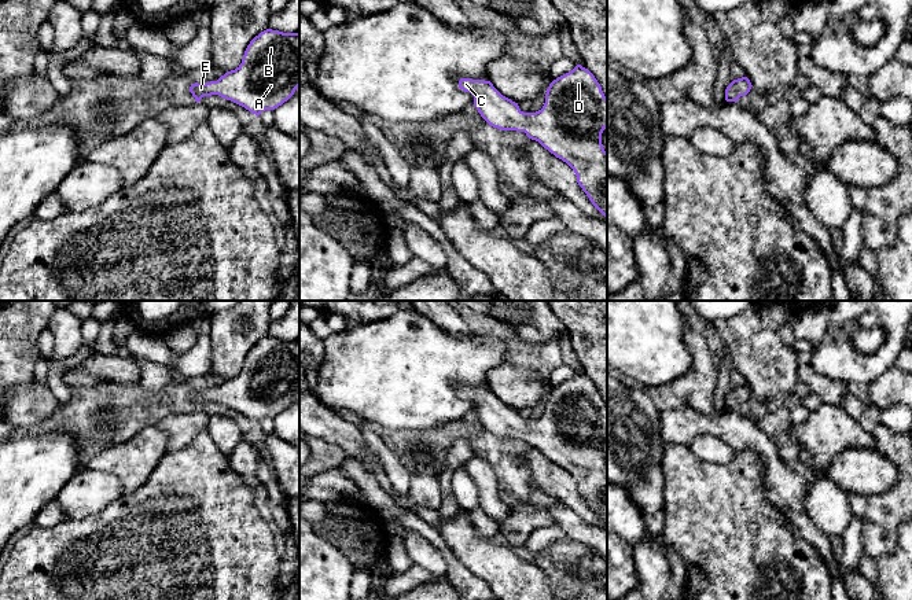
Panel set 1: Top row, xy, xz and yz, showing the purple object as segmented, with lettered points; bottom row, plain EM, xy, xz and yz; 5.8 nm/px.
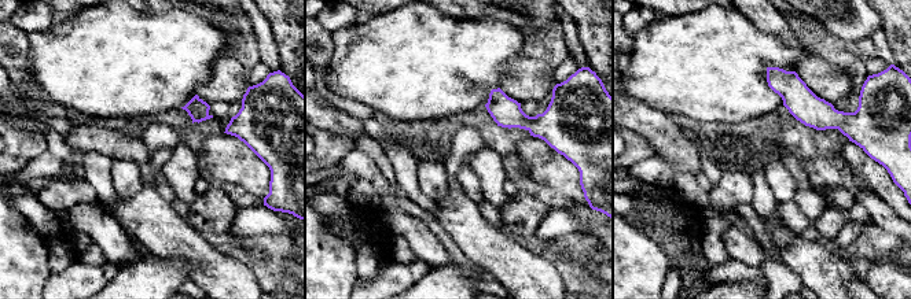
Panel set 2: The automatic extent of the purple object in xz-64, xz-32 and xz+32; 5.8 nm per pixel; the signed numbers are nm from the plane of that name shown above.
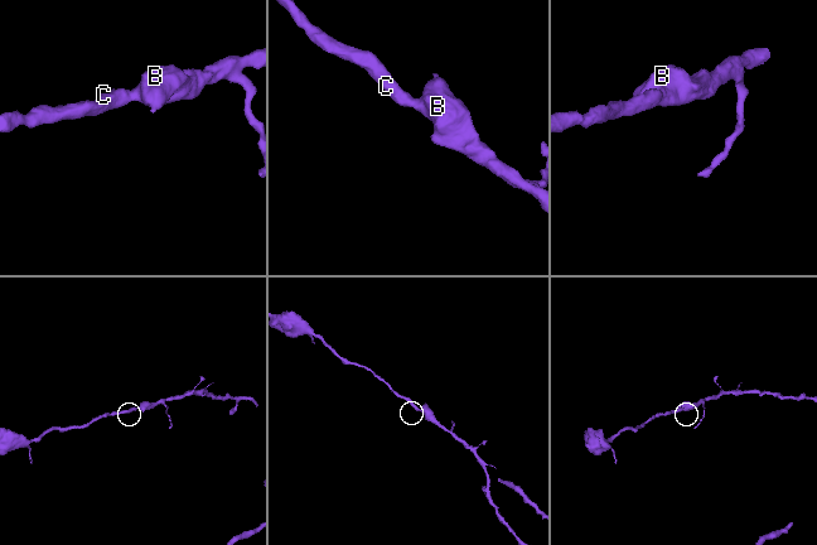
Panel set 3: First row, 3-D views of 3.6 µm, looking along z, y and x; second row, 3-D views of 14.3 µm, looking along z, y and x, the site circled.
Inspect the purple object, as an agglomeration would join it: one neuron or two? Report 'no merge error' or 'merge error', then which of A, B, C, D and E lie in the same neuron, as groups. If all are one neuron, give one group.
no merge error; A B C D E

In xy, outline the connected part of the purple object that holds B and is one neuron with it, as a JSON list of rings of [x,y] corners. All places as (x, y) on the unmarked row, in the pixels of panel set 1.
[[[266,336],[247,353],[242,371],[217,389],[192,391],[195,409],[218,402],[257,424],[287,409],[299,394],[299,339]]]

